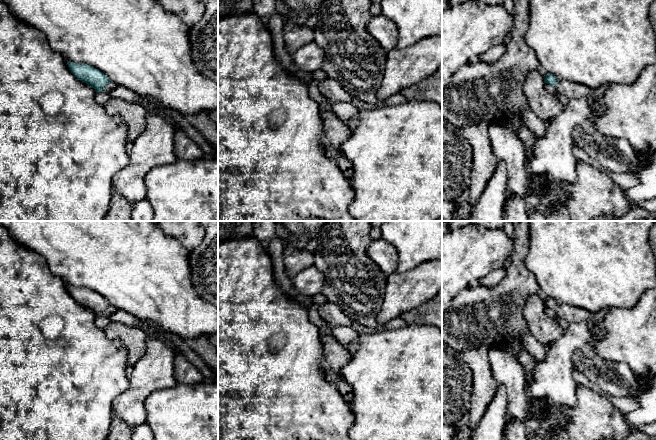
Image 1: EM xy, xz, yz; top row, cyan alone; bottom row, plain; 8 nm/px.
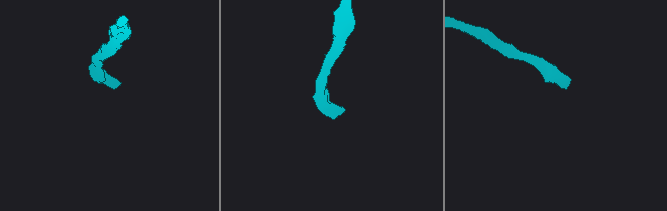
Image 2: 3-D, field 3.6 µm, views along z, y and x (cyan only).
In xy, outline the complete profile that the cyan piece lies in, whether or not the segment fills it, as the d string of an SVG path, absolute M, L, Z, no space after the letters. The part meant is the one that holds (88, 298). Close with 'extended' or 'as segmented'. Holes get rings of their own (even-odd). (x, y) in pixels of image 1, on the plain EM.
M67 285L67 289L71 297L76 302L92 310L96 316L109 317L117 309L112 306L103 296L91 289L69 285Z; extended

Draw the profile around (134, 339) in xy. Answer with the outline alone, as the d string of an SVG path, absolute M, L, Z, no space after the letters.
M111 322L103 330L109 339L119 340L127 349L127 364L134 365L144 356L148 334L141 328Z

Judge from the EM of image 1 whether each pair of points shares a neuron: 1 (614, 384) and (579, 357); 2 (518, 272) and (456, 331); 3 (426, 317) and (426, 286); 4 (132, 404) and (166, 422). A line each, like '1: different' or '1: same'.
1: same
2: same
3: different
4: different

